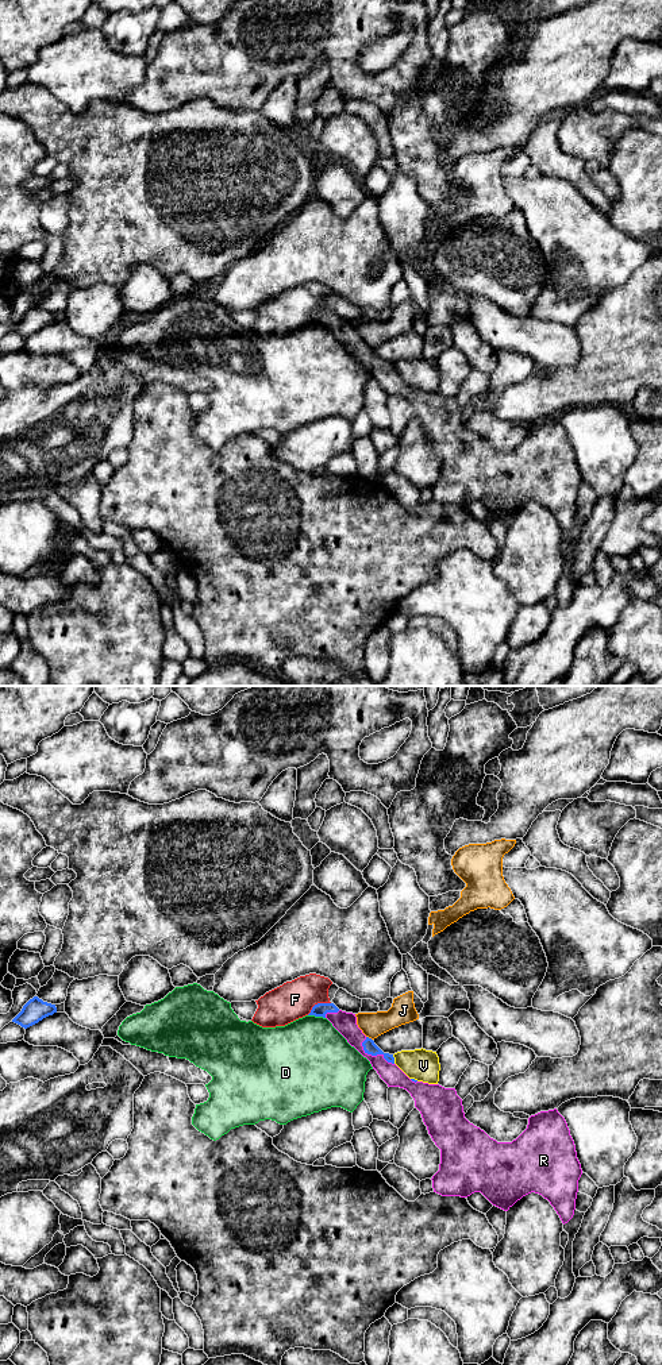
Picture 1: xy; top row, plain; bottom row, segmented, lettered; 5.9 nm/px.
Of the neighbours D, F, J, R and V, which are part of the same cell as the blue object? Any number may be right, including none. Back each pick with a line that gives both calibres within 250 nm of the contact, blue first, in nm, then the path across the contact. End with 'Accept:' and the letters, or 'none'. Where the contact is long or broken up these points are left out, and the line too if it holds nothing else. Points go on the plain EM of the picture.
R: Thickness 80 nm (blue) against 130 nm
Accept: R

